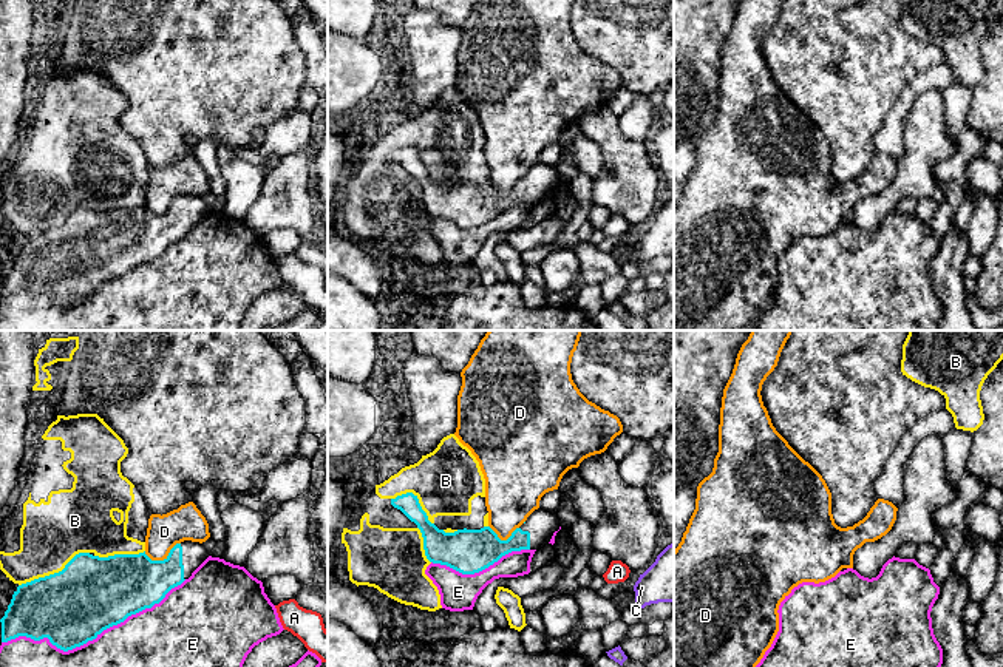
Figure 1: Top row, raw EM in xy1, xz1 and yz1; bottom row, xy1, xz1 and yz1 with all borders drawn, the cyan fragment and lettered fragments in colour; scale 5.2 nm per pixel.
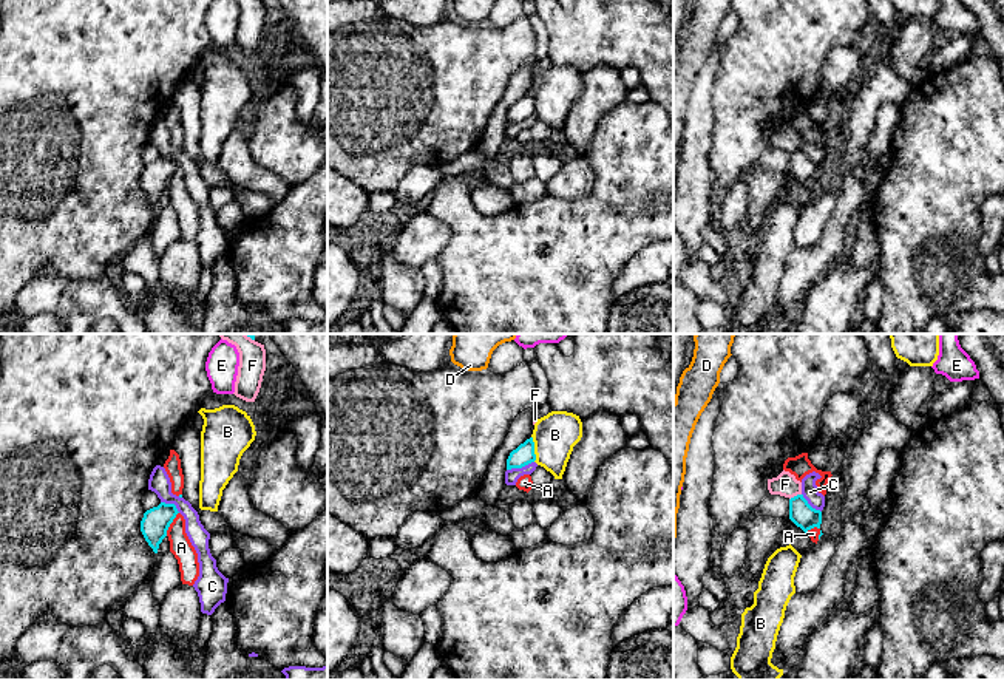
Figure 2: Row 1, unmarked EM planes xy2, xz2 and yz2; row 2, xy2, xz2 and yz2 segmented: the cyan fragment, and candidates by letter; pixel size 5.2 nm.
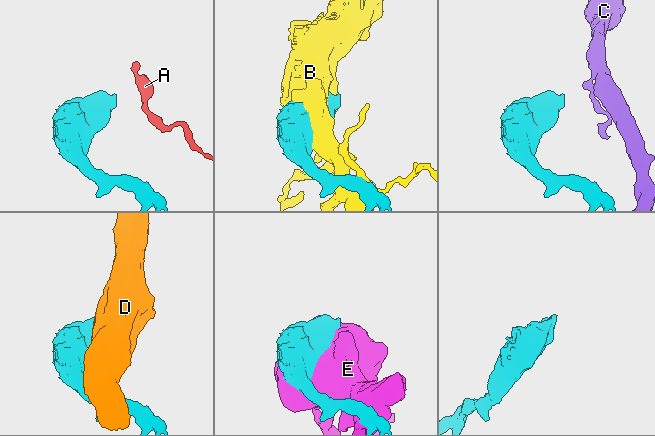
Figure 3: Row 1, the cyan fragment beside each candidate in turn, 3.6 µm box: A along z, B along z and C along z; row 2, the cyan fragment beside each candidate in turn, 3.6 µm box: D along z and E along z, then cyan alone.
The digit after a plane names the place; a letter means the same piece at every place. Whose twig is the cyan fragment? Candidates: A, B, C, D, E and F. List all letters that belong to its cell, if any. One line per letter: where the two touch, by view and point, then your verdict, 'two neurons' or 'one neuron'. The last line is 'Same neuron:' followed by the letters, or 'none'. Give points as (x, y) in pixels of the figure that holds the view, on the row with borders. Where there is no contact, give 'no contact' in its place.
A: xy2 (170, 523) | two neurons
B: xy1 (54, 573) | two neurons
C: xz2 (519, 467) | two neurons
D: xy1 (164, 559) | two neurons
E: xy1 (93, 638) | two neurons
F: yz2 (794, 496) | two neurons
Same neuron: none

